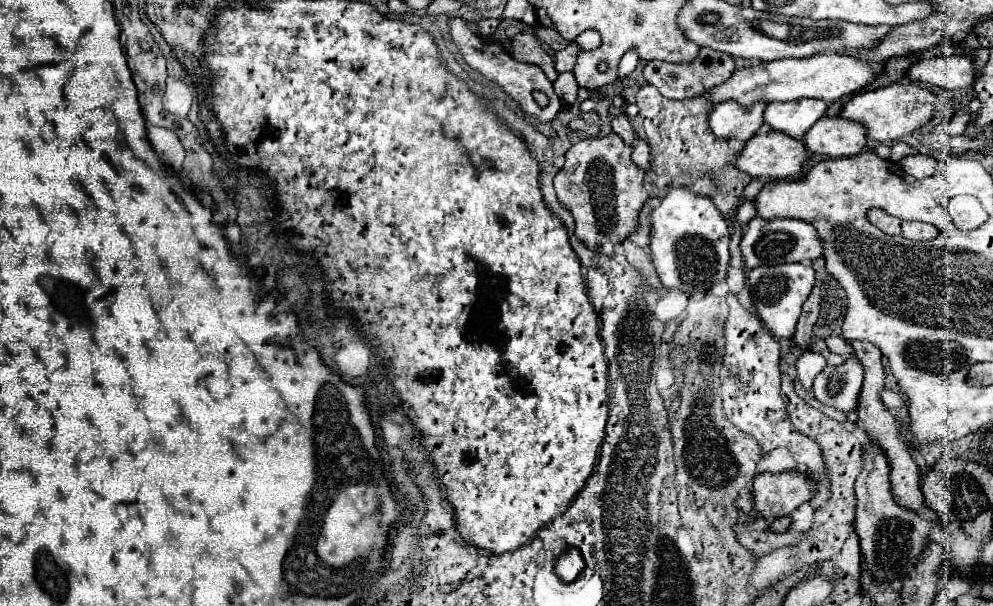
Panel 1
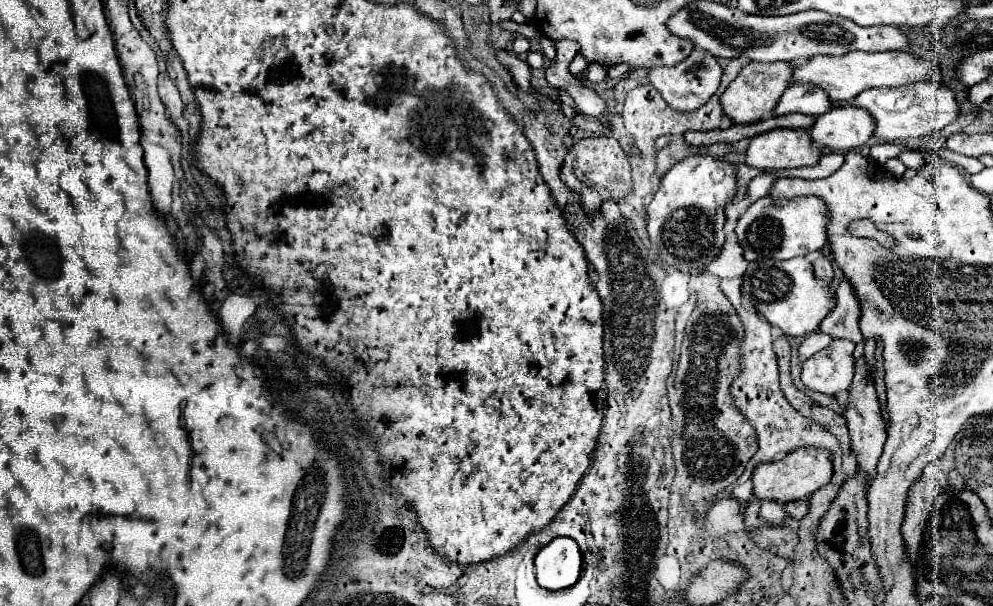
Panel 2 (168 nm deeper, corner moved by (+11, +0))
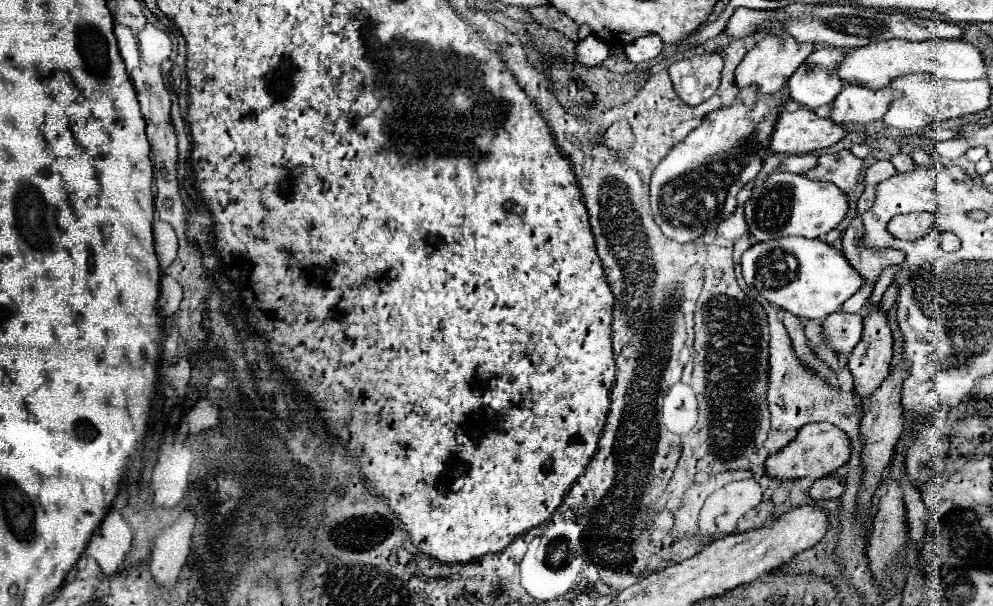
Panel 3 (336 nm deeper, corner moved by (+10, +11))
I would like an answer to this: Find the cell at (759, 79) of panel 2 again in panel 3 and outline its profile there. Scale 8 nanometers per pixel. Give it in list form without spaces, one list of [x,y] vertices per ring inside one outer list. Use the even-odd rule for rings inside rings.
[[[765,36],[761,42],[757,42],[753,46],[753,50],[749,50],[743,58],[743,62],[739,64],[737,72],[735,72],[735,82],[739,88],[745,88],[749,84],[757,84],[761,92],[771,94],[771,92],[779,92],[781,86],[787,82],[787,78],[801,66],[801,62],[815,50],[815,44],[811,42],[797,42],[795,38],[787,36]]]

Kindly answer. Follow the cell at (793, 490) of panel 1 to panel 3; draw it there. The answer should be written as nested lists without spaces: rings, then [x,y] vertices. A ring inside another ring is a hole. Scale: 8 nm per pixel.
[[[815,422],[815,424],[807,424],[805,428],[801,428],[793,442],[789,442],[783,450],[779,450],[777,454],[767,458],[767,474],[777,480],[805,478],[805,476],[823,478],[823,476],[833,474],[843,464],[847,464],[849,456],[851,456],[849,436],[833,424]]]

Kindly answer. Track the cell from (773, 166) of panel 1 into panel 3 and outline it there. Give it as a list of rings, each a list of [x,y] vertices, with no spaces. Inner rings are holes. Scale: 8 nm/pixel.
[[[809,108],[783,112],[775,126],[769,150],[777,154],[809,154],[837,144],[847,134],[831,118],[819,118]]]

